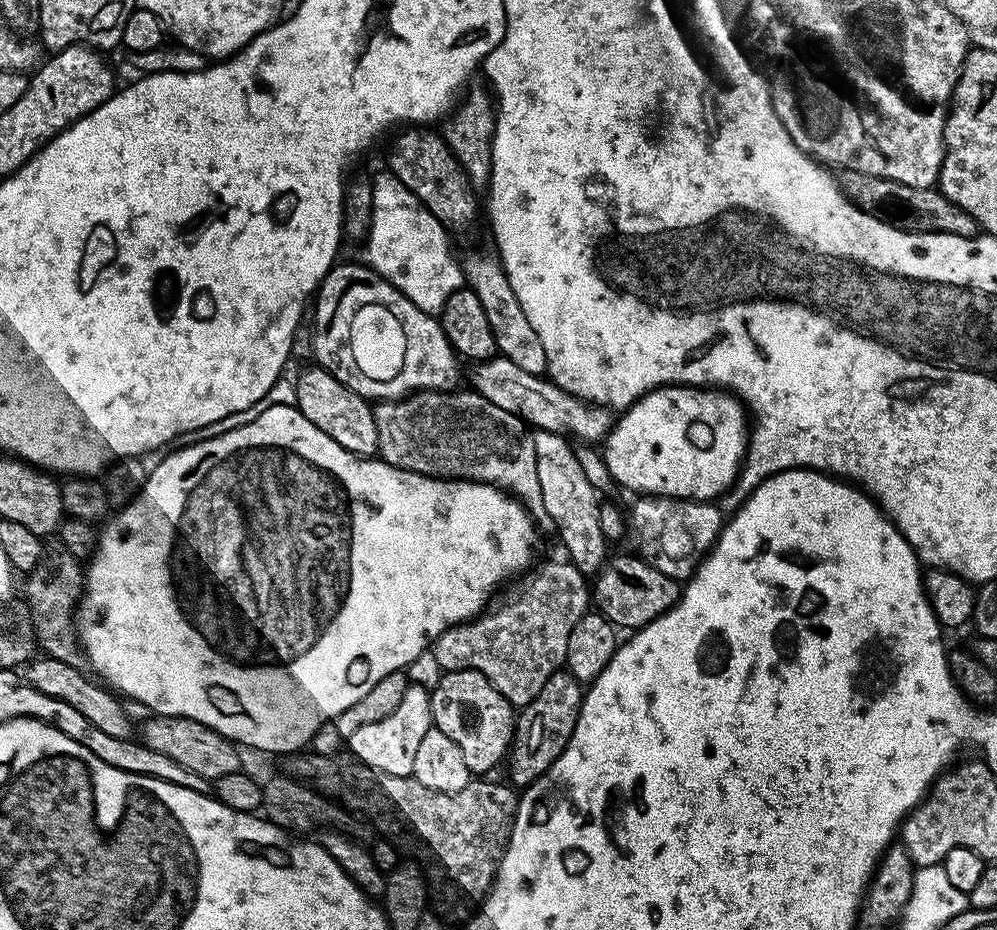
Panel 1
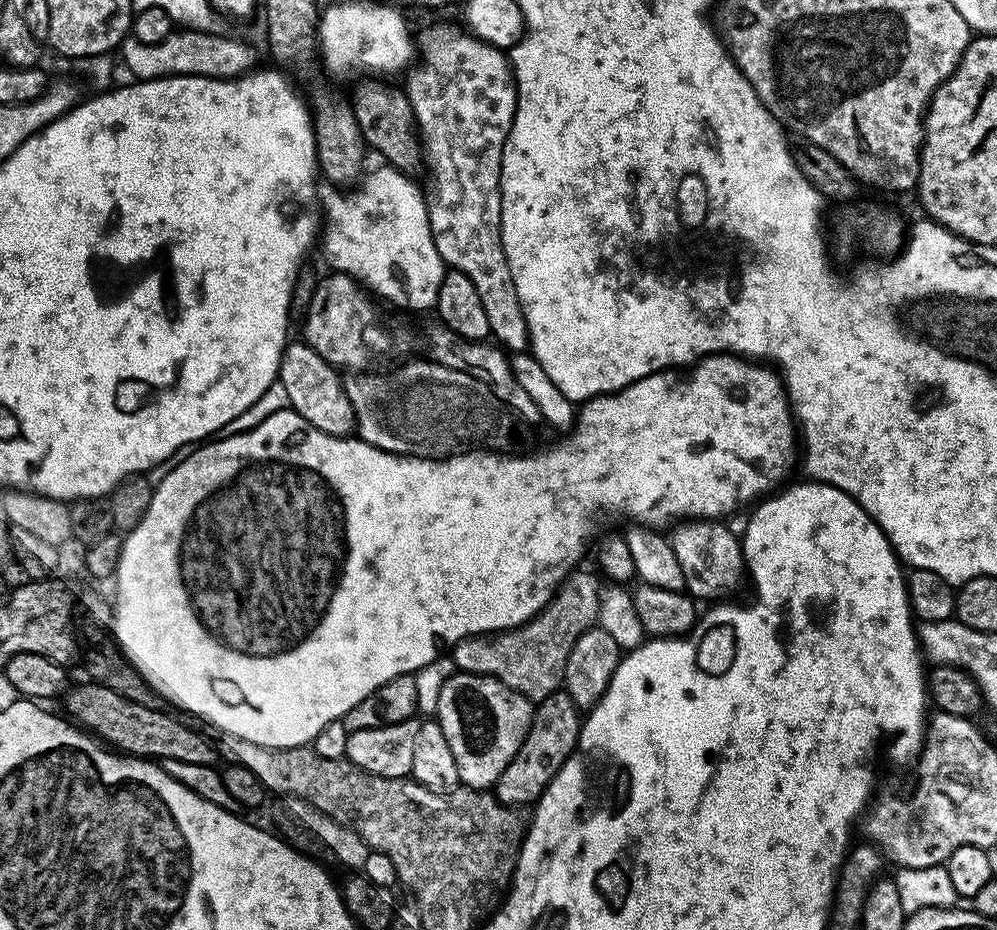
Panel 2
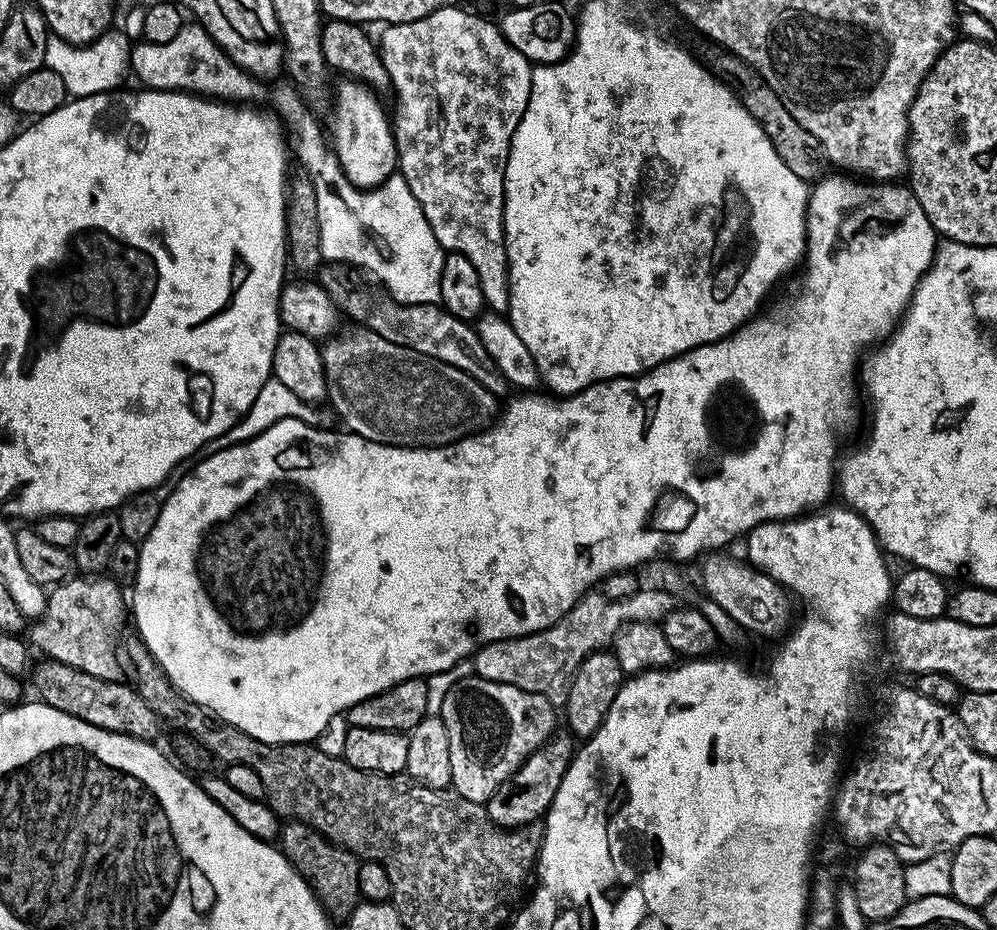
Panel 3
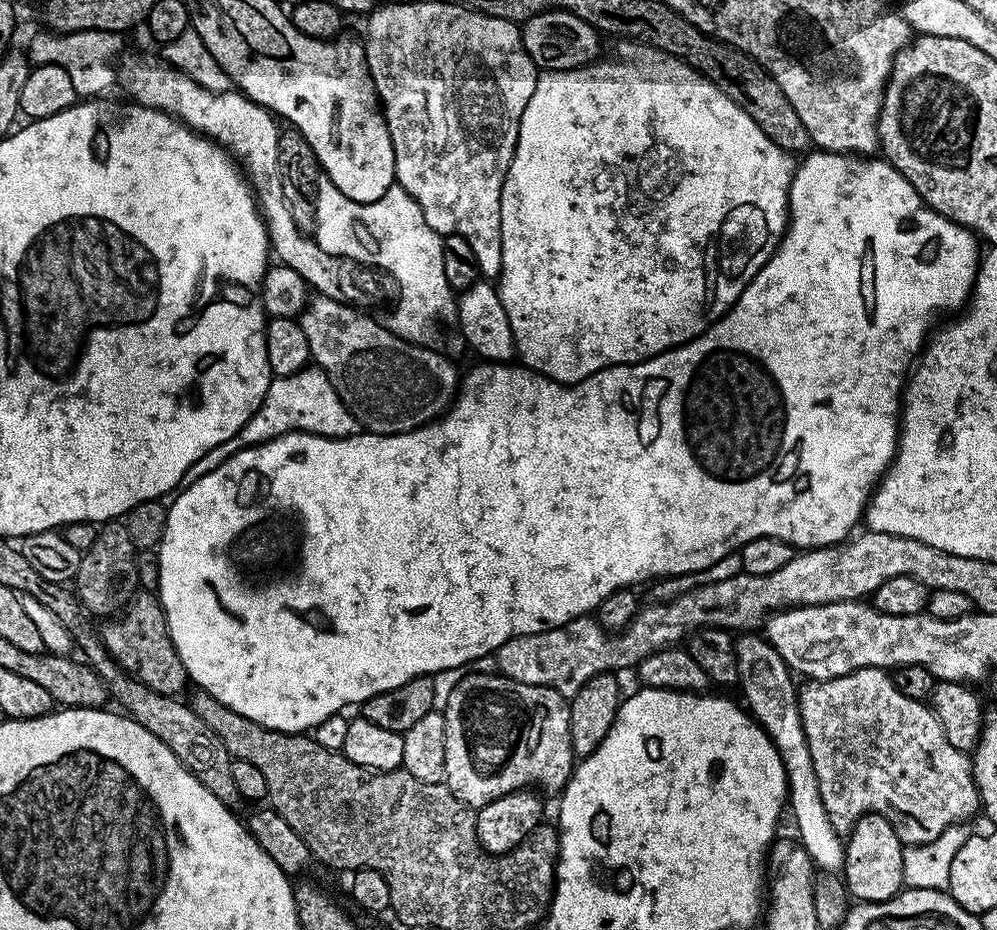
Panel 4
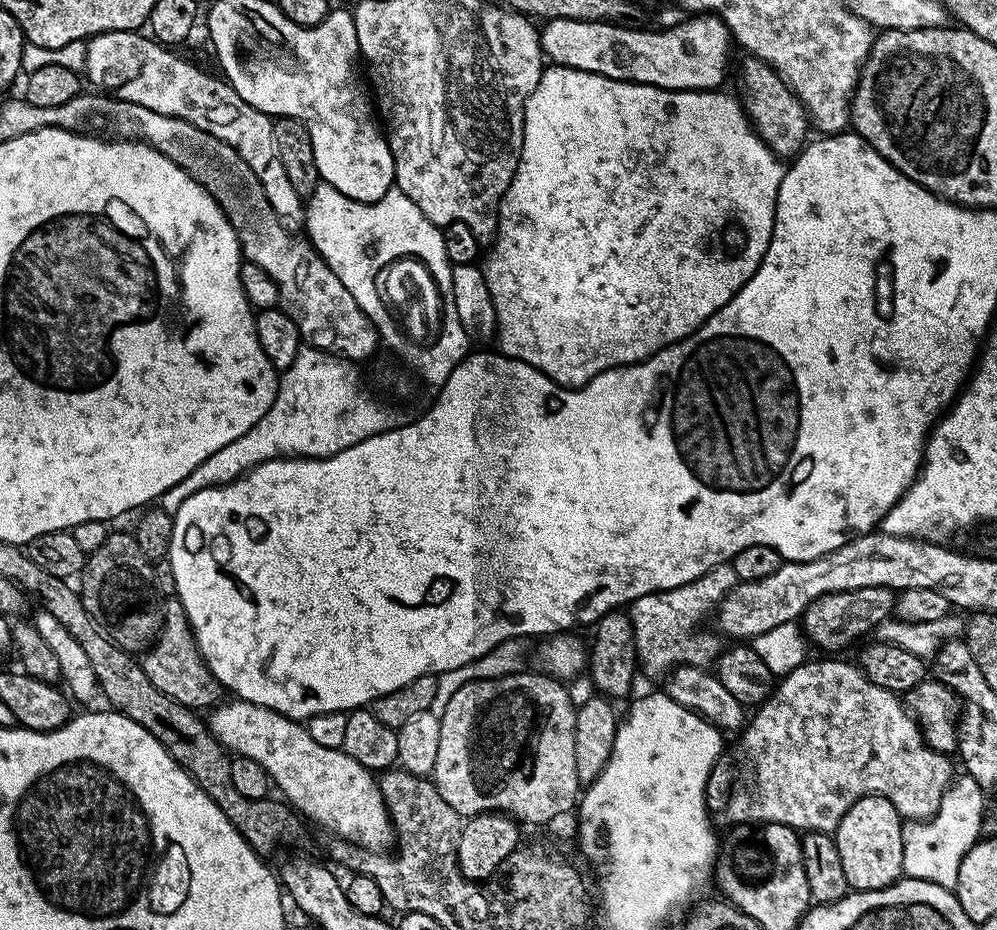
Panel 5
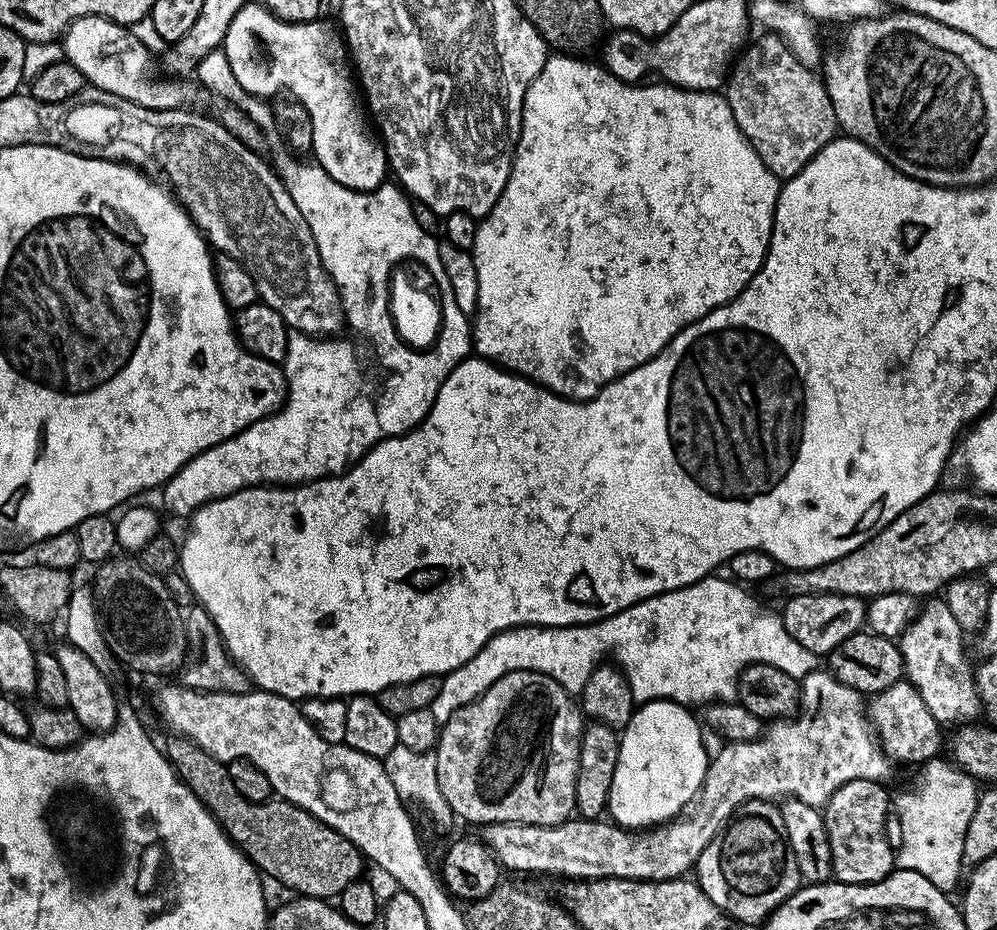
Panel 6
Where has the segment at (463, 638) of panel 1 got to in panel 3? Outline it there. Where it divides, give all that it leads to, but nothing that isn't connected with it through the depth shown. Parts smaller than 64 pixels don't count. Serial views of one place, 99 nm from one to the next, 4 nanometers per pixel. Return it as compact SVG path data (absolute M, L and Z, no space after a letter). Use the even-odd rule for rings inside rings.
M655 586L655 588L641 587L640 591L630 594L630 598L622 598L621 600L606 598L598 590L587 592L564 617L558 622L554 622L554 626L550 626L546 630L480 645L474 653L475 675L490 682L518 686L518 690L542 694L549 698L563 697L567 693L568 686L572 682L572 676L578 670L578 666L591 652L607 649L615 640L617 632L625 625L663 621L666 614L670 614L678 607L678 600L676 599L677 597L673 593L661 586Z

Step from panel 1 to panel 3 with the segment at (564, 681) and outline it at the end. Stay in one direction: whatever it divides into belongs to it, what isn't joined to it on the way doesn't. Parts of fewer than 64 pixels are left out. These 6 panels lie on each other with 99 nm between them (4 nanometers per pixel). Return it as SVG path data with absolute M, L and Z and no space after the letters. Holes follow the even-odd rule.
M564 730L557 731L541 748L531 752L522 766L518 766L518 770L514 770L514 774L506 778L486 802L492 821L500 828L521 828L524 824L543 821L554 802L554 794L558 794L558 786L562 786L562 778L573 755L573 737Z

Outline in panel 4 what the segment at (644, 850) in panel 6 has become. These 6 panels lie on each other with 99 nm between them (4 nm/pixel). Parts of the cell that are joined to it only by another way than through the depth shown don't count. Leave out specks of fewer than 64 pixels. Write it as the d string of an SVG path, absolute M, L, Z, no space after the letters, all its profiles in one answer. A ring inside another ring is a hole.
M863 668L854 670L842 678L830 678L829 680L813 680L805 683L805 688L801 687L798 692L800 718L804 725L805 738L808 740L810 758L813 759L814 774L817 775L816 787L819 789L819 797L824 803L829 822L837 830L851 829L852 825L861 816L867 816L870 812L876 812L879 816L894 818L896 831L900 833L901 840L908 846L919 846L936 840L948 828L959 825L959 820L963 816L972 816L981 807L980 793L976 791L976 782L972 774L972 761L969 753L958 750L946 738L942 726L938 722L936 713L932 711L927 703L906 698L902 690L893 682L891 675L882 668Z

